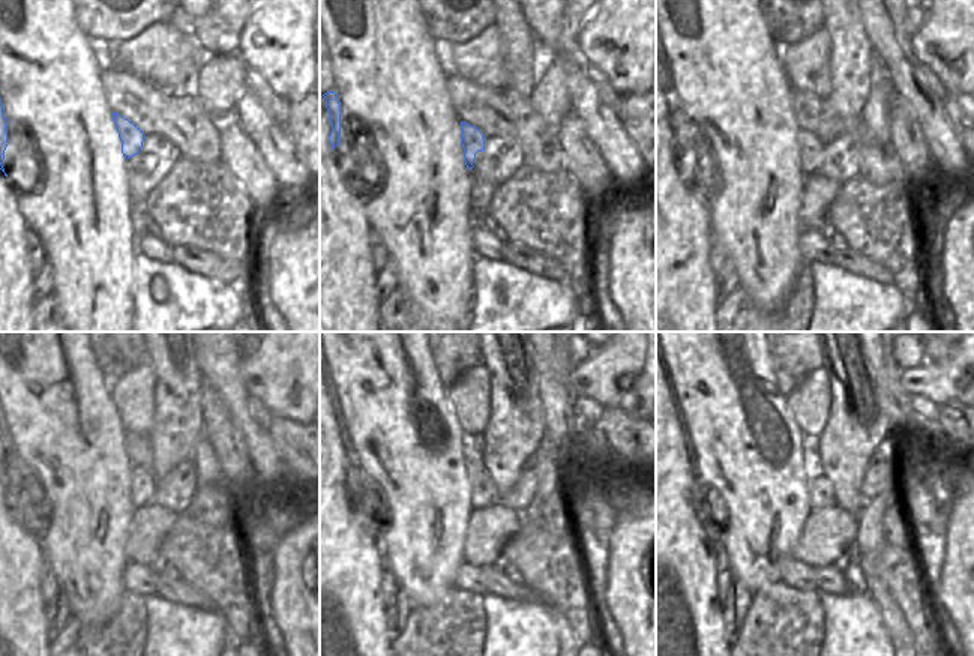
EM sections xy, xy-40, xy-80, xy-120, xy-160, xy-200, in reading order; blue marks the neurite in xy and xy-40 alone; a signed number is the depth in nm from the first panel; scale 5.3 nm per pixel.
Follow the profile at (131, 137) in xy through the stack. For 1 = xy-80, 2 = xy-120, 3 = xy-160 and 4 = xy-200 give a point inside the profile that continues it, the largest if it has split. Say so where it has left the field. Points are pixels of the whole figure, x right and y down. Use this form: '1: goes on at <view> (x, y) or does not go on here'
1: goes on at xy-80 (808, 143)
2: goes on at xy-120 (138, 476)
3: goes on at xy-160 (477, 473)
4: goes on at xy-200 (817, 475)

